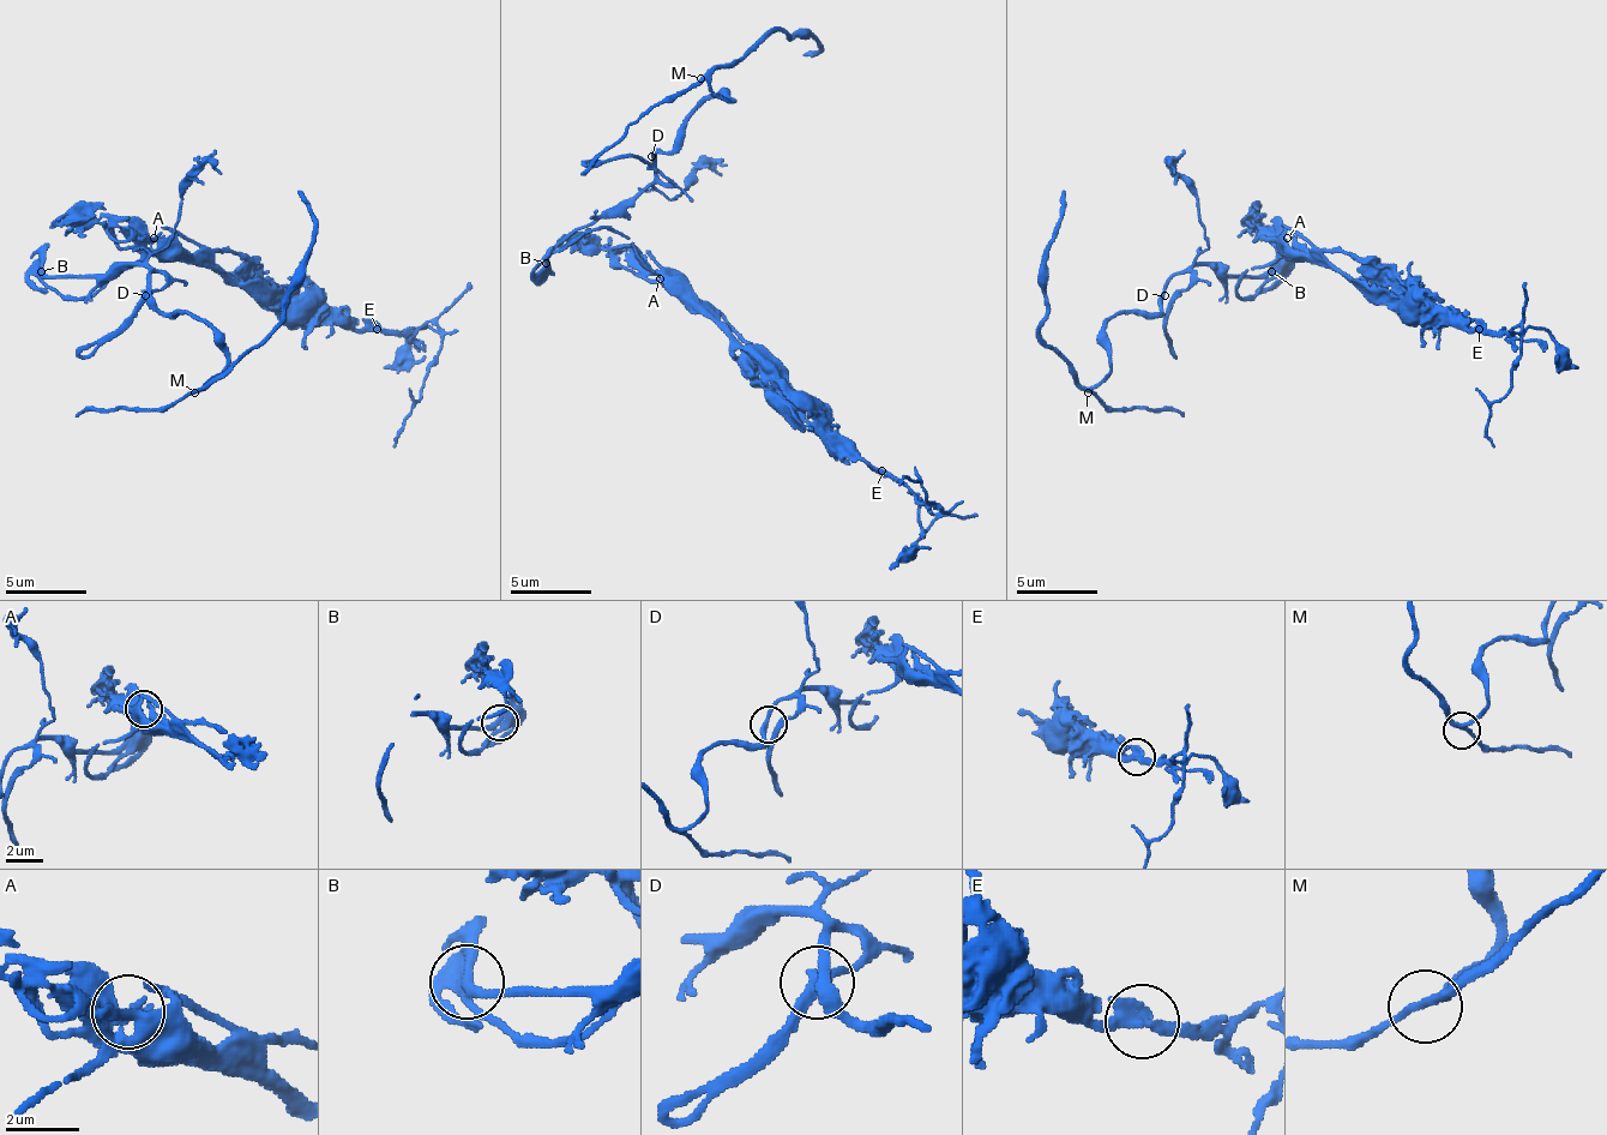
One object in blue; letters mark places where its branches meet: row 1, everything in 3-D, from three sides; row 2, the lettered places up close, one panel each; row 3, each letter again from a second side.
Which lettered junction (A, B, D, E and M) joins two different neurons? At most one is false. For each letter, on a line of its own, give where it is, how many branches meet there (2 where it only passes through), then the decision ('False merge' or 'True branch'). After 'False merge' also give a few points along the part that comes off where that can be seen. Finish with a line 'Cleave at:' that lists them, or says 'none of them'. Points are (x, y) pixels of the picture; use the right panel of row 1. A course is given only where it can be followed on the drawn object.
A: Place: (1287, 238). Branches: 3. True branch
B: Place: (1271, 271). Branches: 3. True branch
D: Place: (1165, 295). Branches: 2. True branch
E: Place: (1479, 329). Branches: 2. True branch
M: Place: (1088, 392). Branches: 3. True branch
Cleave at: none of them

